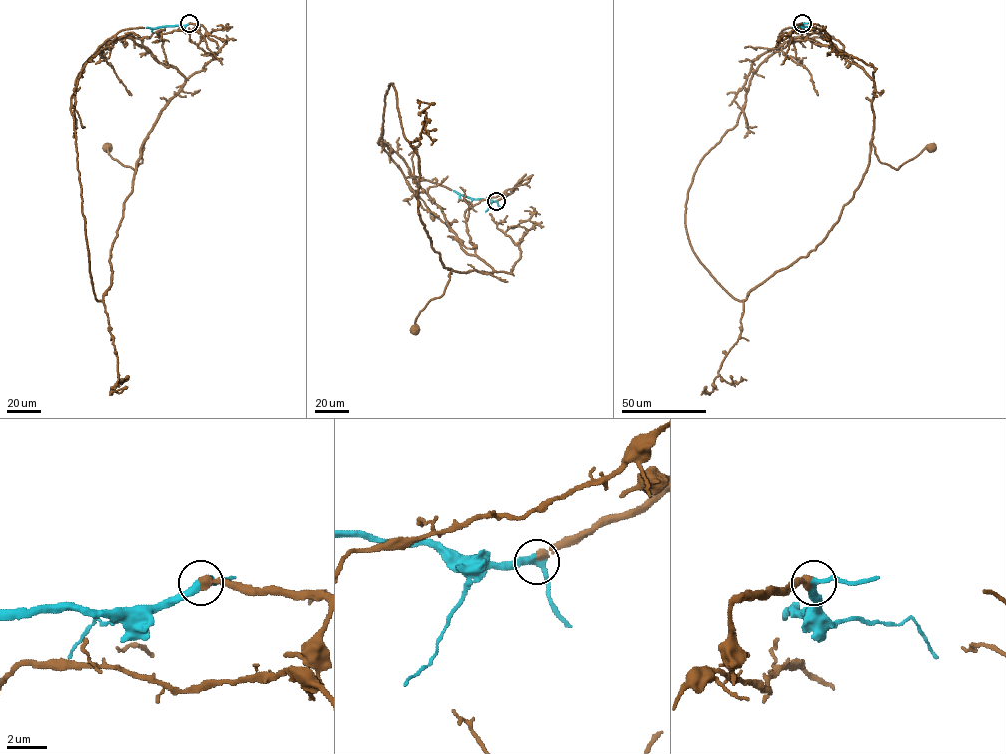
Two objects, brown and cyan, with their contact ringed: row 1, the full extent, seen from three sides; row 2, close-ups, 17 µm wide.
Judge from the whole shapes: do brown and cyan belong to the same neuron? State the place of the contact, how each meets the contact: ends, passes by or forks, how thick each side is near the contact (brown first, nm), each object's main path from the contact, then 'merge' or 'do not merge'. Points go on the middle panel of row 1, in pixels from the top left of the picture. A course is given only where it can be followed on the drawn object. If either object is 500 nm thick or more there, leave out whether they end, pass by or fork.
(496, 201) | brown ends | cyan passes by | 440/340 nm | brown via (497, 201), (507, 194), (464, 213), (475, 253), (493, 271), (452, 270), (414, 329) | cyan via (497, 201), (472, 199), (453, 190) | merge

